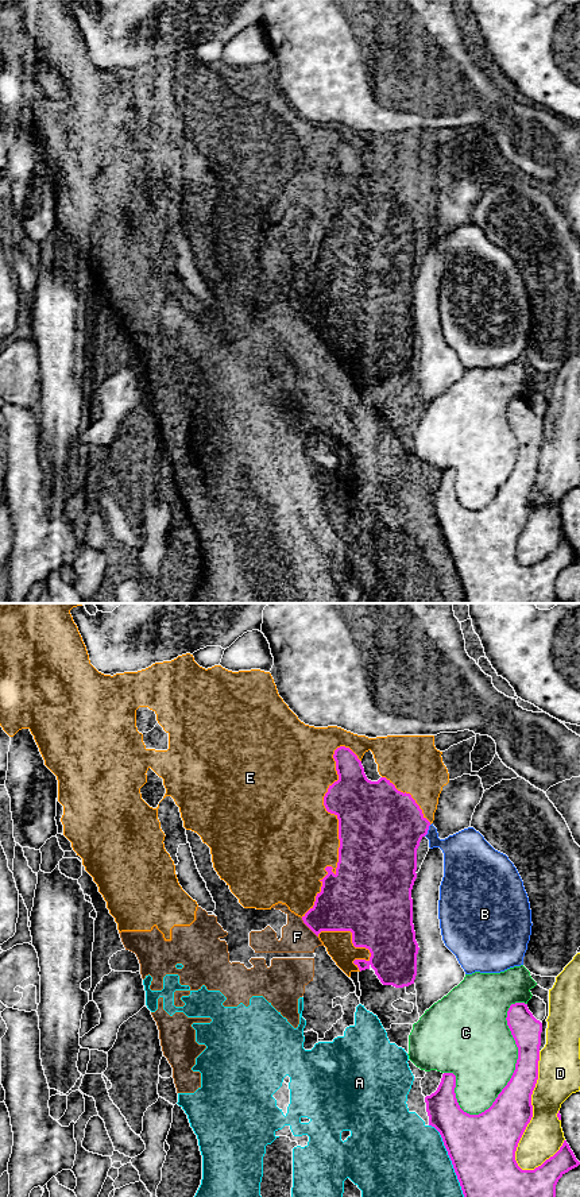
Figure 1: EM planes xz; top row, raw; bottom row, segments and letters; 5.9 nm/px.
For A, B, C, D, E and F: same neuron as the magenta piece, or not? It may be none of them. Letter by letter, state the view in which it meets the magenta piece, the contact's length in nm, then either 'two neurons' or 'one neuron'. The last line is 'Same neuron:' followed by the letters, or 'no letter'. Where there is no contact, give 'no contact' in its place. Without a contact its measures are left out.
A: xz | 480 nm | two neurons
B: xz | 80 nm | two neurons
C: xz | 750 nm | two neurons
D: xz | 700 nm | two neurons
E: xz | 1050 nm | two neurons
F: xz | 160 nm | two neurons
Same neuron: no letter

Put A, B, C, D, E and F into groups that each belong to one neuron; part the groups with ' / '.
A E F / B / C / D

